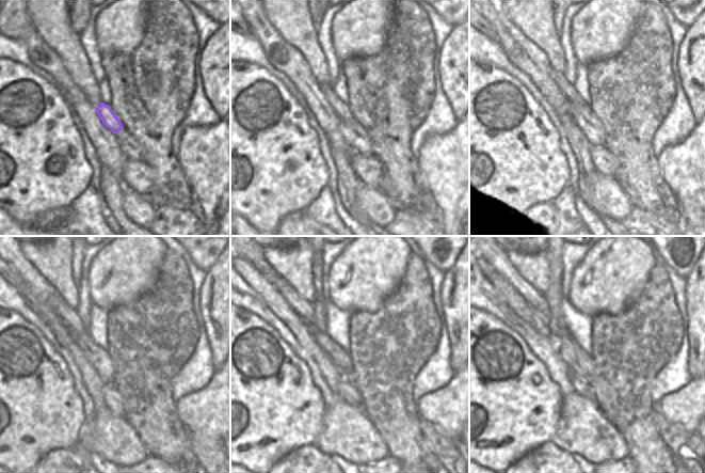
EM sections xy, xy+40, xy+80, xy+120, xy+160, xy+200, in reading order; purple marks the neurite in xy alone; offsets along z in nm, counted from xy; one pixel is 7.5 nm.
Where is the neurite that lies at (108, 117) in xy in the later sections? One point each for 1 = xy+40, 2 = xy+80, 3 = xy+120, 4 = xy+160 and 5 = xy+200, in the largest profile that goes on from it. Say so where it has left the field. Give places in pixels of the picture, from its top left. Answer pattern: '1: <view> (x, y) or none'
1: xy+40 (341, 109)
2: xy+80 (573, 98)
3: xy+120 (65, 313)
4: xy+160 (304, 309)
5: xy+200 (497, 257)

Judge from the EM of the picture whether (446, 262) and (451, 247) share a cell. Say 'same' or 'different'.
same

